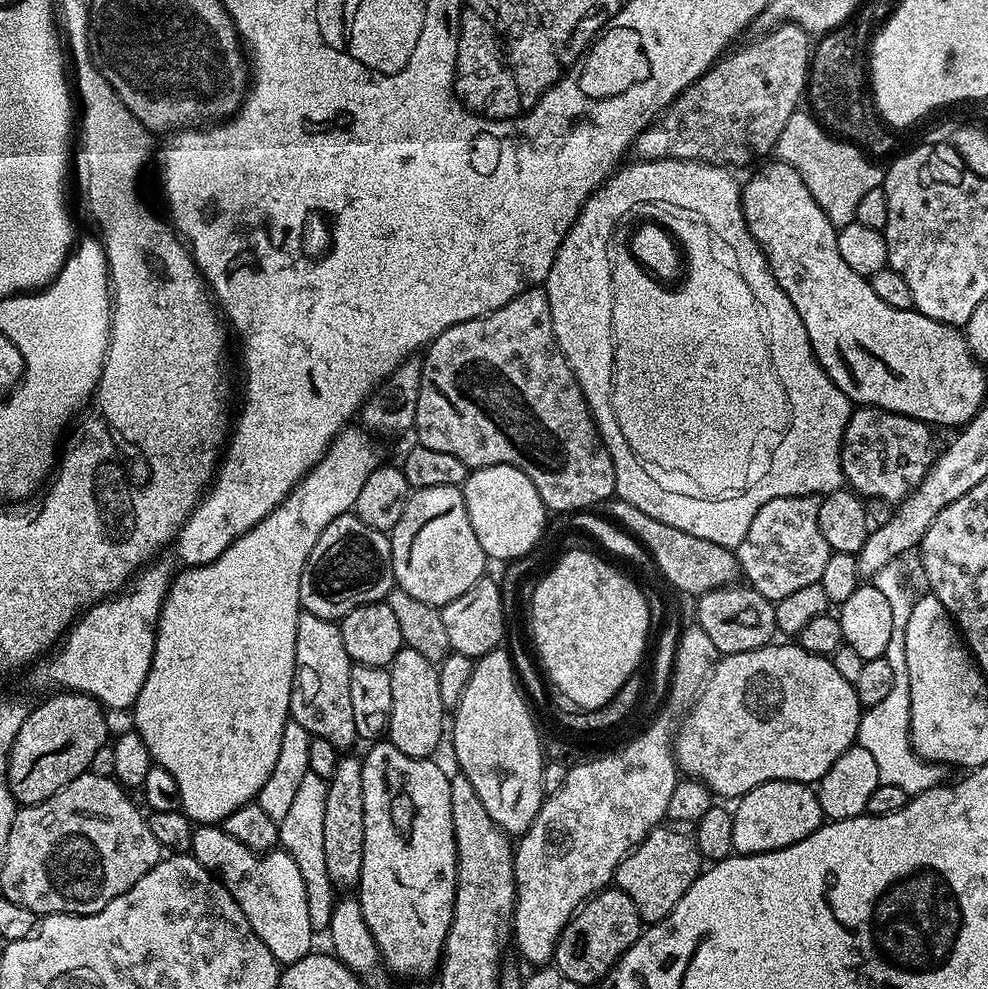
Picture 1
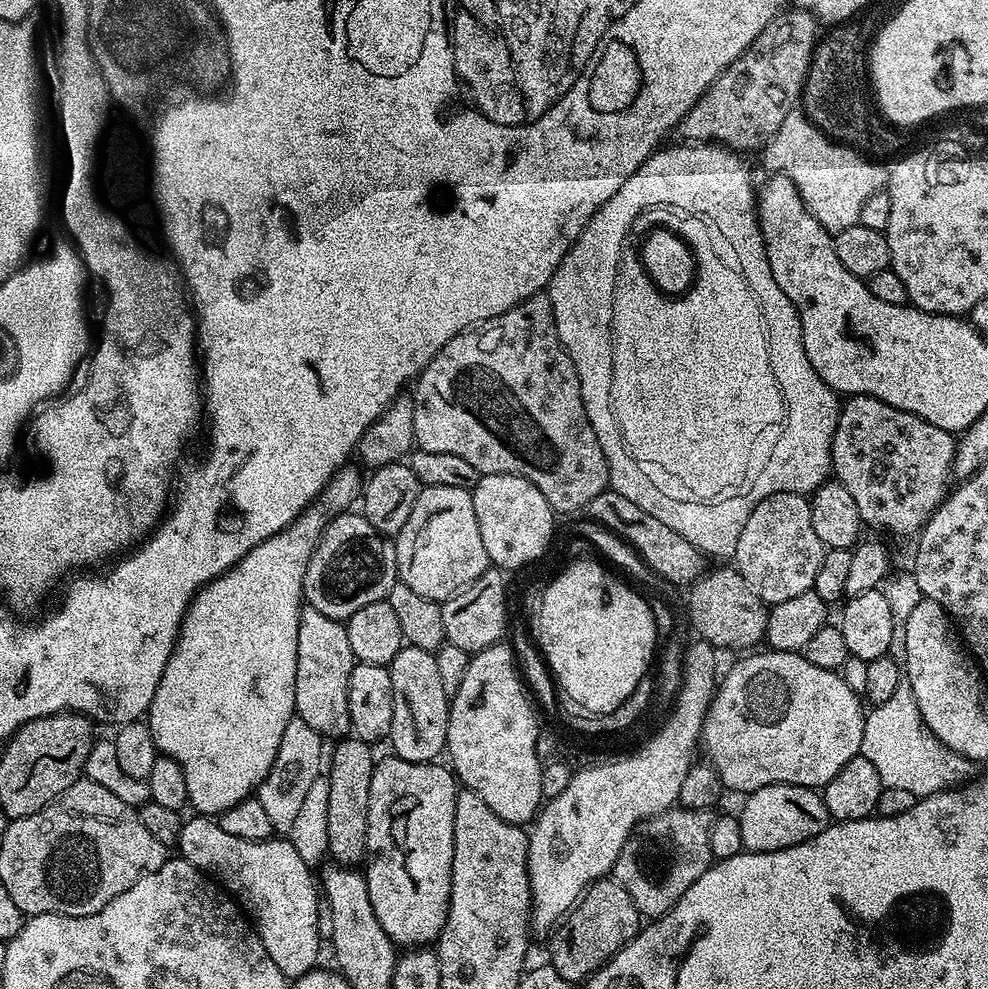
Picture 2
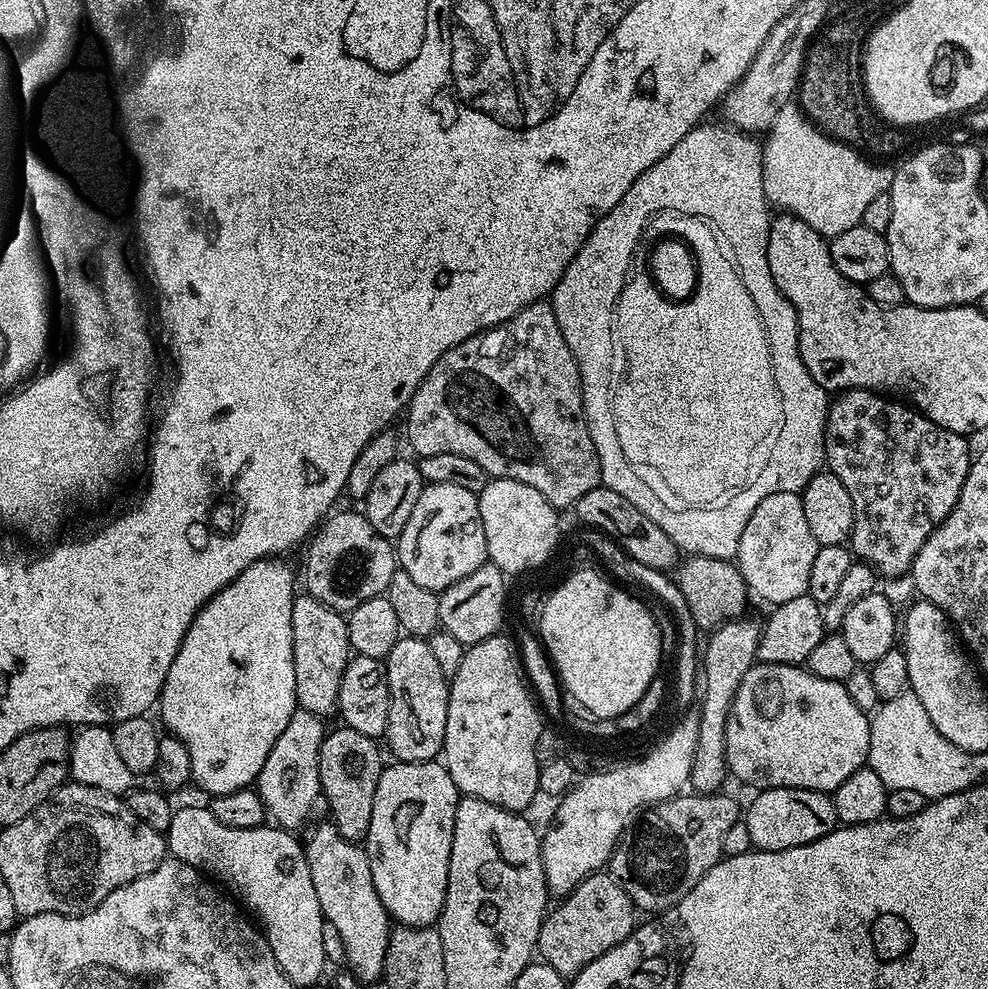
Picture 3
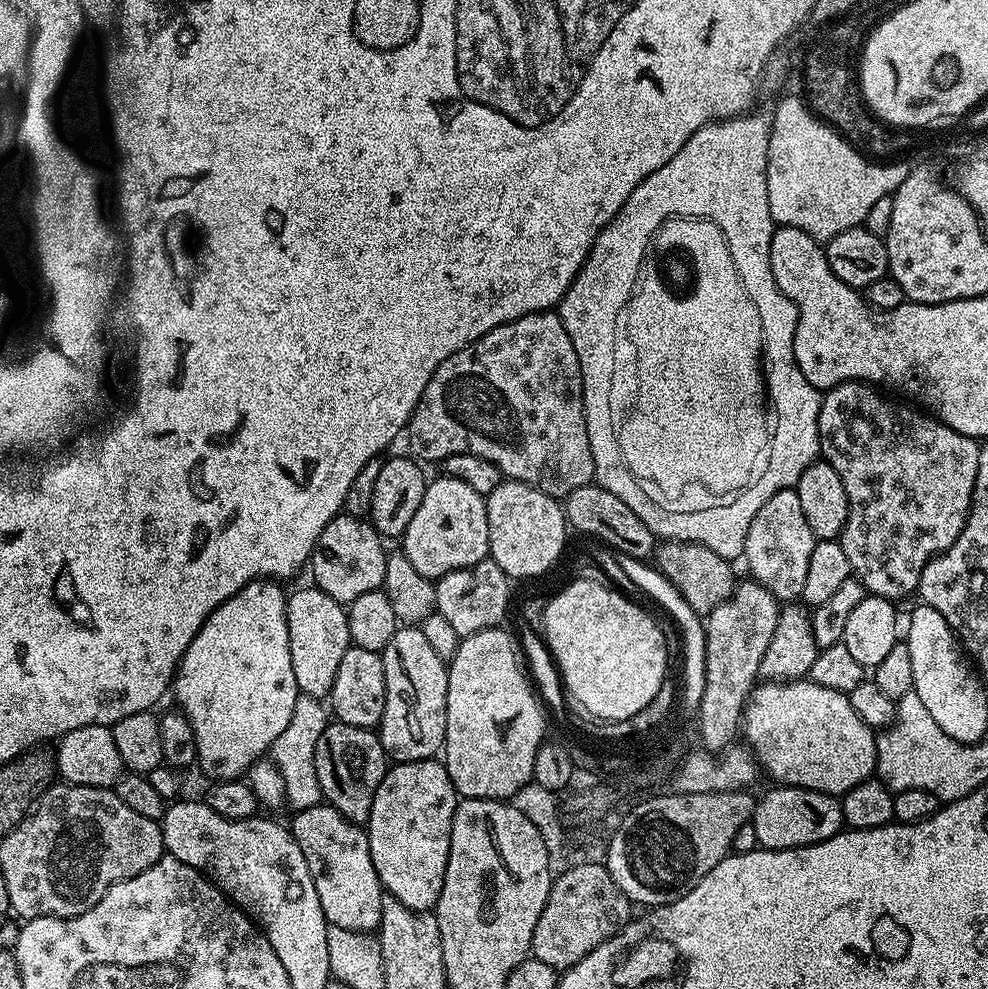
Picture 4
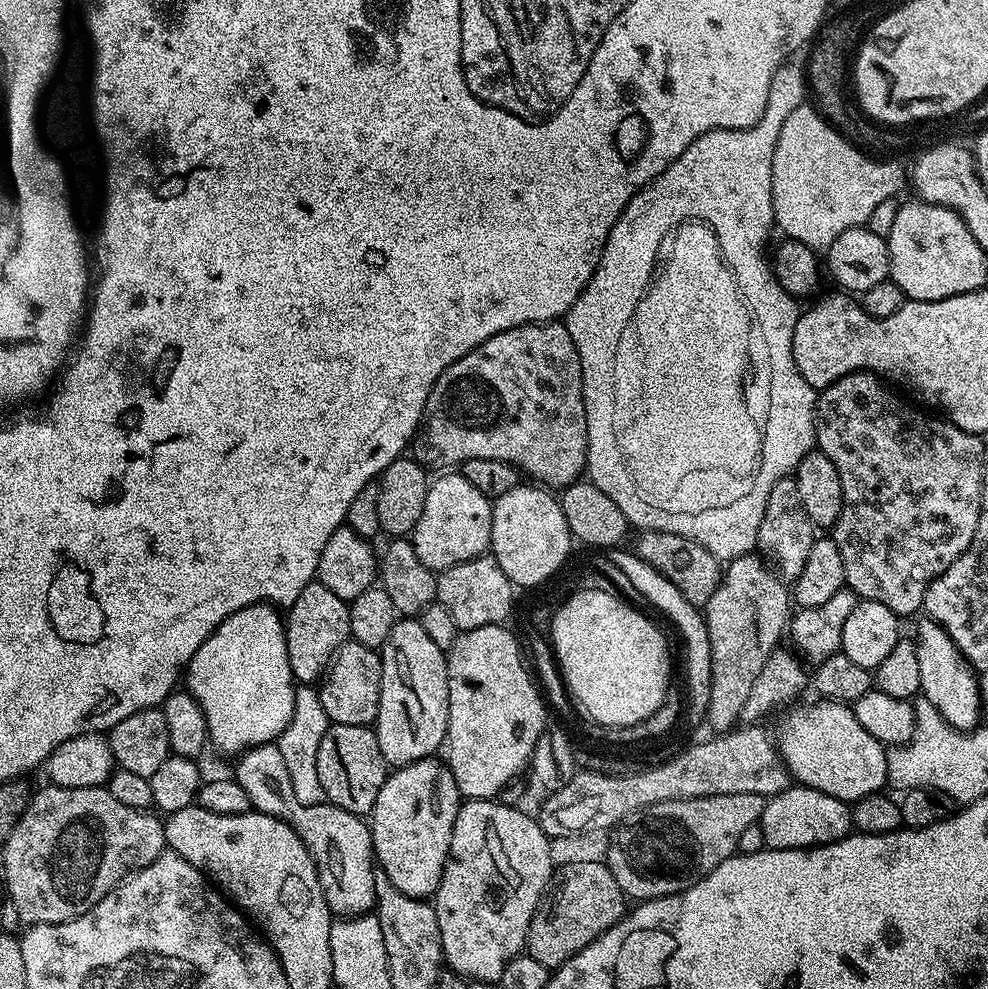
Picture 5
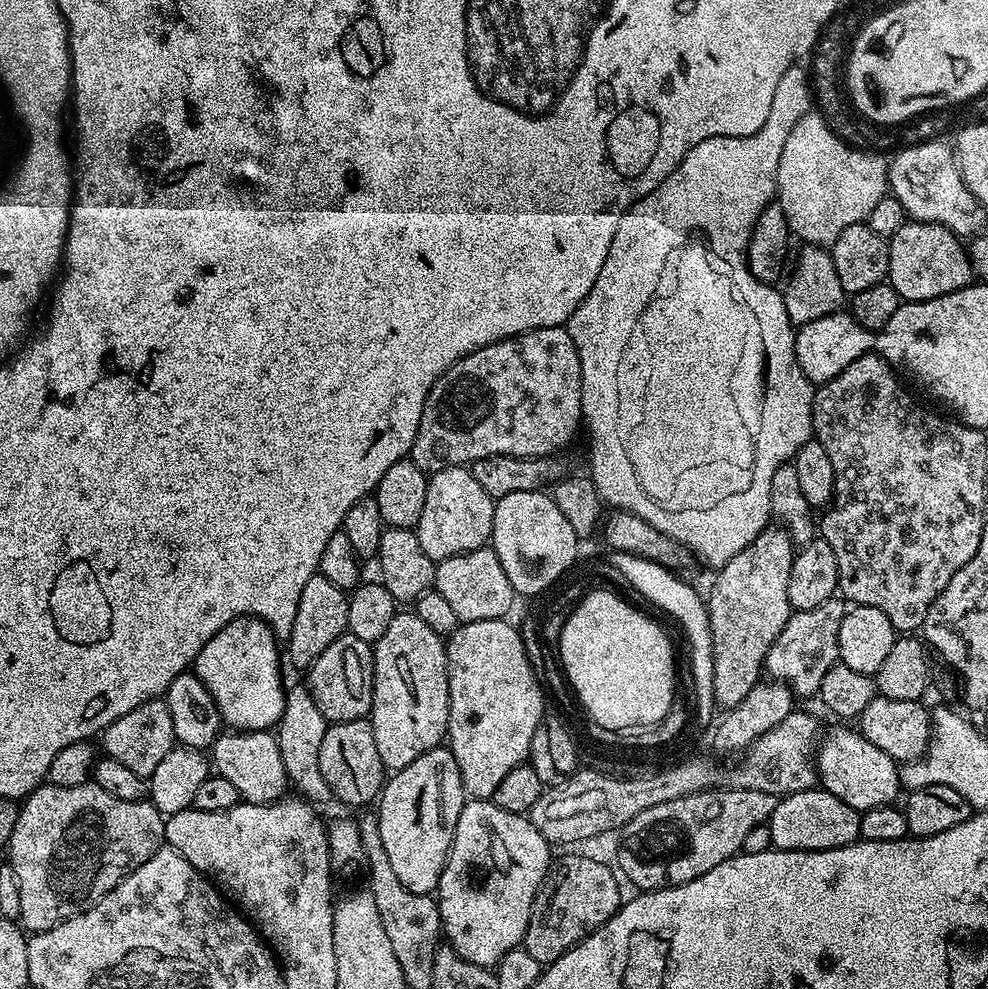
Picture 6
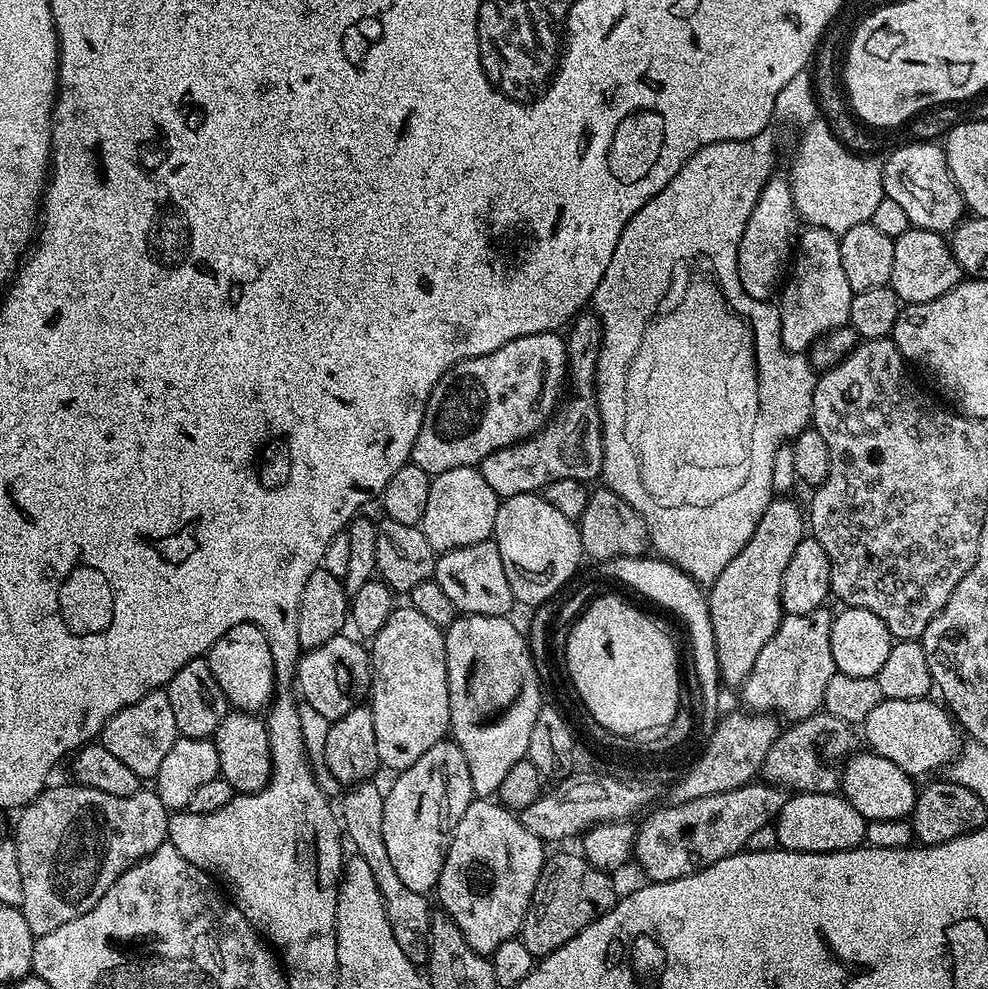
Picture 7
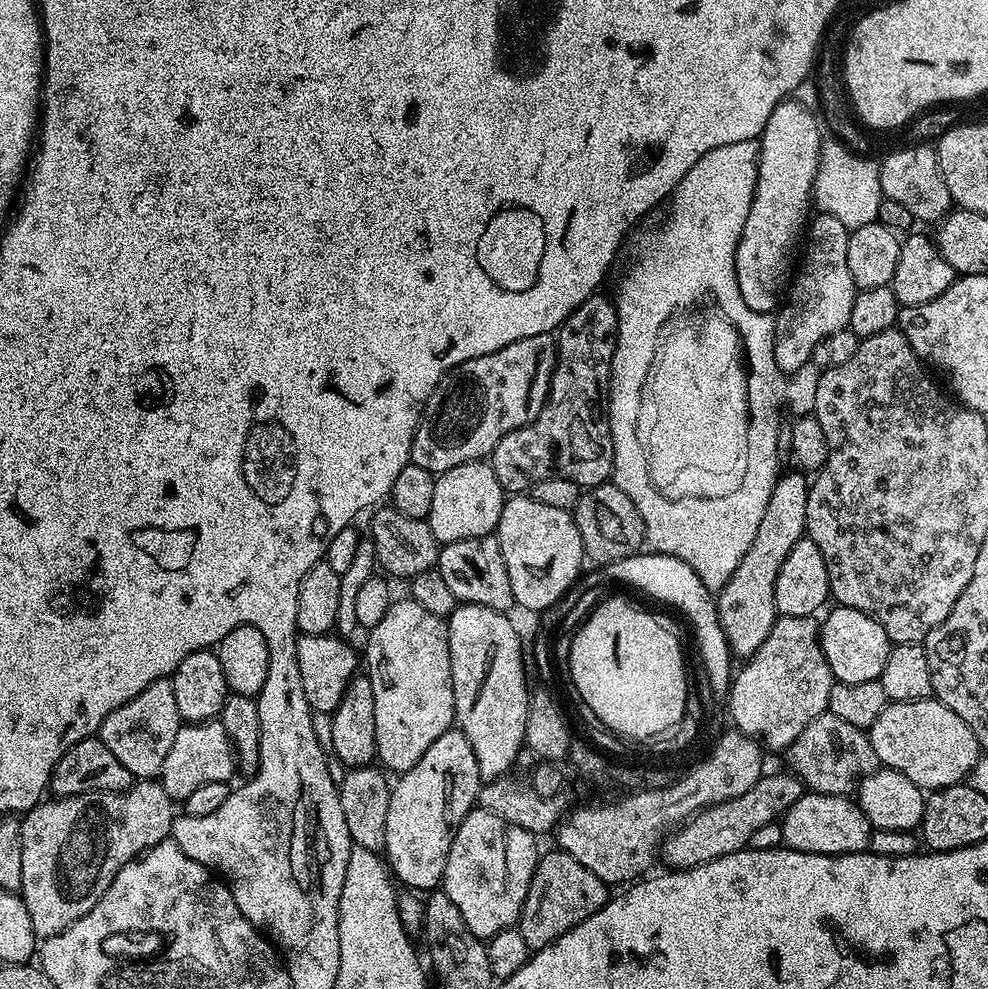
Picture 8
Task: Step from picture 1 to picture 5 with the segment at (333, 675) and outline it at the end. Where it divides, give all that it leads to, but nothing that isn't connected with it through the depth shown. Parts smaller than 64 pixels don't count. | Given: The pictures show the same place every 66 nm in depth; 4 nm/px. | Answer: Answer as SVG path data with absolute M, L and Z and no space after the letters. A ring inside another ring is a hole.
M313 582L298 594L298 598L287 609L284 637L286 654L290 658L290 670L293 681L304 686L312 686L323 677L332 663L332 657L349 639L350 614L349 601L338 598L331 590L326 590L319 582Z

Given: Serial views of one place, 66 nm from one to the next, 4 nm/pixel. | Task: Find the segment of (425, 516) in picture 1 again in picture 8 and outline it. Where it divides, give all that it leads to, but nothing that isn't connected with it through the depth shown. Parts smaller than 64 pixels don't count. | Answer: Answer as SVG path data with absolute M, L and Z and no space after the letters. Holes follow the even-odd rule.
M475 460L454 466L436 476L428 525L441 546L462 538L491 536L498 526L498 518L502 518L505 499L505 490L495 477L491 463Z

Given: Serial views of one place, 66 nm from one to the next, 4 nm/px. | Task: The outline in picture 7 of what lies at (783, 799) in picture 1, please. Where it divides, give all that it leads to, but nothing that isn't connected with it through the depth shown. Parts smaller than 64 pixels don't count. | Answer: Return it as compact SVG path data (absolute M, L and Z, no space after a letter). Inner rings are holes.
M802 792L785 799L775 821L778 845L785 852L845 852L861 847L867 823L854 806L836 792Z

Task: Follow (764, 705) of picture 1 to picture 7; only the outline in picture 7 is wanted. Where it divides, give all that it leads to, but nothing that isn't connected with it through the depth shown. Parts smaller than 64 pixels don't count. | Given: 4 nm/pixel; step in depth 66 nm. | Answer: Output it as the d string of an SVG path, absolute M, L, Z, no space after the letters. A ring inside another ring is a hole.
M863 750L853 754L844 763L840 774L839 791L845 800L858 810L858 814L869 820L903 820L911 817L918 791L913 777L907 776L901 768L894 766L890 758L882 758L877 752Z

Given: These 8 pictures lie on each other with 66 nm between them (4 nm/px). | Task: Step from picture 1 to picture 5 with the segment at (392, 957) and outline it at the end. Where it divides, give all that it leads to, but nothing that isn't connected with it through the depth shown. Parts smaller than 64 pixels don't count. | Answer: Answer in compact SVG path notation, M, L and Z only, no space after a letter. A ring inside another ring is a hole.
M440 758L408 764L404 768L395 769L384 779L382 790L378 790L378 802L374 802L374 810L370 817L372 850L379 871L384 872L386 878L390 878L390 882L394 882L398 890L402 890L402 894L421 898L435 897L442 882L444 863L448 861L450 838L461 803L462 797L454 782L454 774Z

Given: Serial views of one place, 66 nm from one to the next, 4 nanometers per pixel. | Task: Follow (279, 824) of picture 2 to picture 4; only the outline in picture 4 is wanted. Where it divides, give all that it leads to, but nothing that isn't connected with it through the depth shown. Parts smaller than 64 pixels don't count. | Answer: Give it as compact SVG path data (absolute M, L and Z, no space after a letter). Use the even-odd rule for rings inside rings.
M300 695L294 702L294 714L290 714L290 723L286 730L278 734L270 749L270 758L278 766L278 774L282 778L284 799L292 810L309 808L321 803L322 797L318 786L318 774L314 770L314 750L318 750L318 738L322 738L322 730L330 723L330 712L324 708L315 696Z

